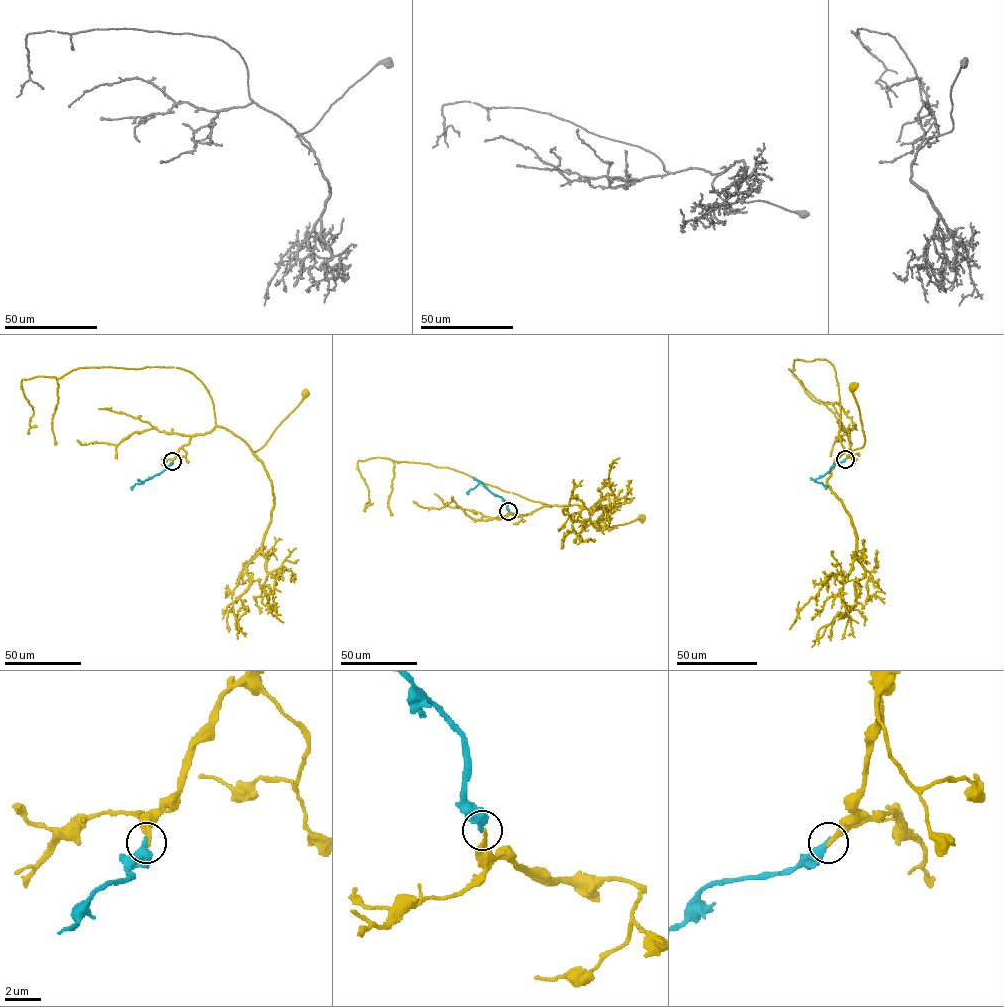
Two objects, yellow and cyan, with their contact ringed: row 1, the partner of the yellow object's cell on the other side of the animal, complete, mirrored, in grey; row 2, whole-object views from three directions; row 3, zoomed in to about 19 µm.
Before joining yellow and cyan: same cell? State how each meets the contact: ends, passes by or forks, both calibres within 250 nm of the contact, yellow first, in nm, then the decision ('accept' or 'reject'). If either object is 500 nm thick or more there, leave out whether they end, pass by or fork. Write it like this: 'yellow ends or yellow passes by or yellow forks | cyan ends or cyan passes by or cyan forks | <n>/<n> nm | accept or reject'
yellow ends | cyan ends | 240/420 nm | accept

